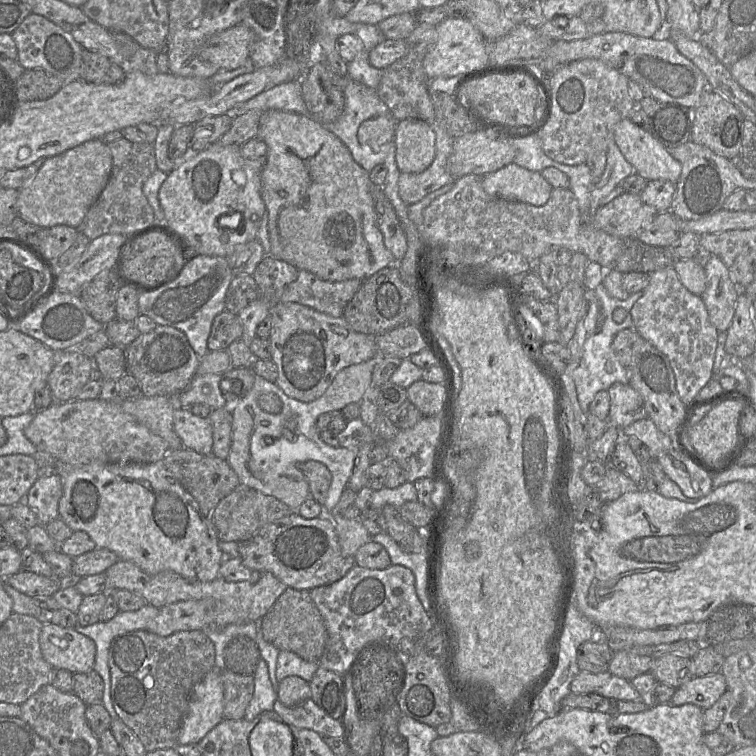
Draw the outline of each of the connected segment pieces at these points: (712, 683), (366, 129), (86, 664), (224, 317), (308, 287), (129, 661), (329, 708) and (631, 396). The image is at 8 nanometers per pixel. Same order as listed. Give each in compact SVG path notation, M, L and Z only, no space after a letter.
M721 672L704 677L694 677L676 689L670 704L673 706L693 704L702 710L707 710L720 699L727 689L726 678Z
M392 114L365 120L359 126L358 141L362 146L379 151L384 144L394 140L398 121Z
M44 624L39 644L43 658L52 668L64 669L72 674L93 670L95 642L73 628Z
M227 310L215 316L207 341L209 351L227 350L228 346L243 334L238 315Z
M299 270L297 279L285 287L281 303L295 302L333 317L343 317L344 309L359 290L362 281L357 278L339 282L324 281L307 270Z
M137 630L112 640L108 665L111 702L118 718L134 732L147 752L175 749L194 687L215 667L215 647L203 630L169 636Z
M319 667L310 681L311 699L333 719L343 719L346 698L343 676Z
M614 383L607 391L610 398L610 424L624 429L648 417L641 395L630 384Z

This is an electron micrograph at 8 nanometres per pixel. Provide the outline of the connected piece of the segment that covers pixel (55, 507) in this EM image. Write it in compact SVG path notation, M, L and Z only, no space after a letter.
M58 474L40 475L24 502L35 512L39 523L46 525L59 517L59 501L63 493Z

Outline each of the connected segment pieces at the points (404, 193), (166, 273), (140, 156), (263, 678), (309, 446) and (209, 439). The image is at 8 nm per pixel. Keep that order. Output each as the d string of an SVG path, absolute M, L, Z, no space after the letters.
M436 117L430 126L436 135L432 164L421 173L400 172L399 174L399 195L408 205L417 203L429 193L456 181L448 171L448 159L452 152L454 138L436 121Z
M150 232L129 241L123 251L121 275L142 287L154 287L164 279L179 275L187 261L176 243L162 232Z
M121 138L107 146L112 156L110 178L96 202L76 228L90 240L104 234L126 236L155 222L153 209L143 193L144 183L157 170L154 144L133 143Z
M259 660L254 679L254 694L244 716L248 721L253 720L264 711L272 711L274 703L278 699L277 691L270 681L268 665L265 660Z
M368 360L340 370L325 393L311 402L293 399L276 383L256 375L252 388L238 402L230 405L231 447L226 461L241 484L273 496L296 511L303 502L312 498L309 484L296 464L314 460L328 468L332 481L323 504L324 514L332 518L344 556L355 556L362 545L372 541L372 536L359 518L346 519L342 515L331 515L352 474L358 449L334 448L325 444L319 438L316 420L323 413L340 411L350 403L360 403L372 380L375 364L375 360Z
M176 406L173 425L184 448L202 455L212 455L213 432L209 418L200 418Z

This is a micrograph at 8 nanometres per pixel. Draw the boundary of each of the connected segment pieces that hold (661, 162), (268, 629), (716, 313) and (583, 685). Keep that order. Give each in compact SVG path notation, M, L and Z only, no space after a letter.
M630 118L618 122L614 141L635 172L648 181L664 179L677 183L682 166L650 133L635 125Z
M287 588L270 611L259 621L265 641L280 651L290 651L308 662L319 662L328 638L324 619L314 604L310 591Z
M704 255L707 288L701 298L710 323L718 332L727 332L735 313L741 290L732 280L724 263L715 255Z
M580 671L571 682L570 690L574 694L598 694L624 701L642 700L630 681L615 676L609 671L597 674Z

